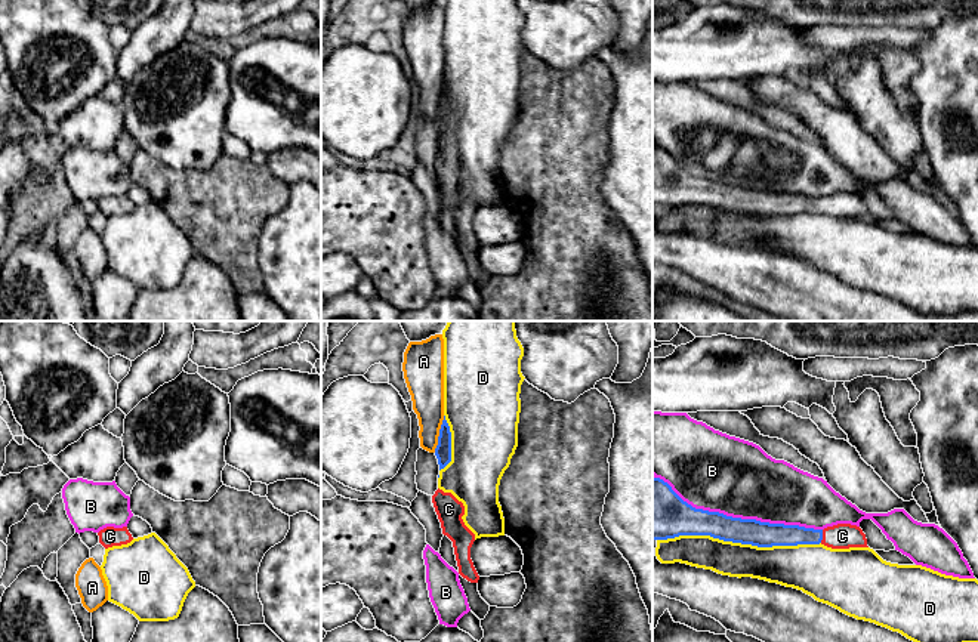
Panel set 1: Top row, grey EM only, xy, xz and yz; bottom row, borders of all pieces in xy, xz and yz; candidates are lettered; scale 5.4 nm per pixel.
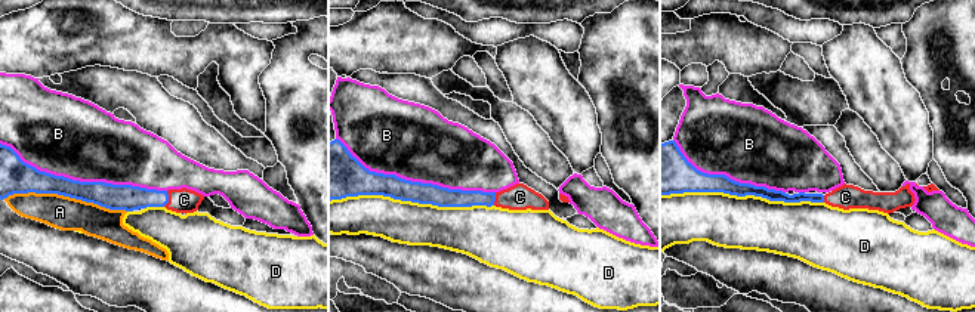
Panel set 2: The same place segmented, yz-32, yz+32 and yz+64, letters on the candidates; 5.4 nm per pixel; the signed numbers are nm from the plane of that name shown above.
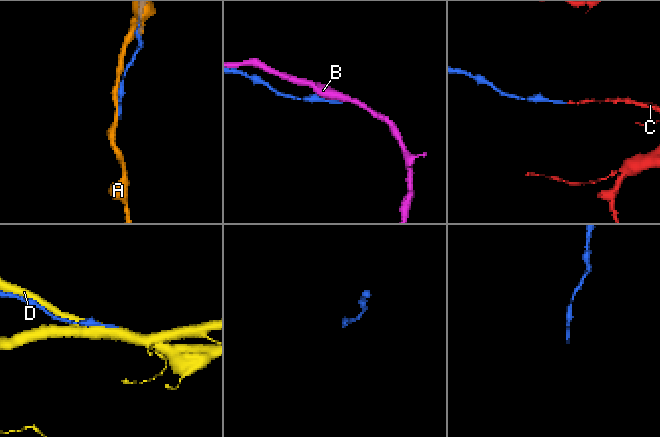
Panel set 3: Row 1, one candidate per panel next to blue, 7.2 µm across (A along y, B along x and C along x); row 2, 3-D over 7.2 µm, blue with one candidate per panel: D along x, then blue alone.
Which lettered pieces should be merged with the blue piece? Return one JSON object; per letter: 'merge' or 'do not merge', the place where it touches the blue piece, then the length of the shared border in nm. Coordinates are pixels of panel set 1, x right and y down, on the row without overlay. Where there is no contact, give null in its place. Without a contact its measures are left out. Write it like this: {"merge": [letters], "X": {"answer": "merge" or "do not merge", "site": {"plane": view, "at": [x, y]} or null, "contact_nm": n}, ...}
{"merge": ["C"], "A": {"answer": "do not merge", "site": {"plane": "xz", "at": [440, 102]}, "contact_nm": 200}, "B": {"answer": "do not merge", "site": {"plane": "yz", "at": [739, 187]}, "contact_nm": 950}, "C": {"answer": "merge", "site": {"plane": "yz", "at": [821, 204]}, "contact_nm": 70}, "D": {"answer": "do not merge", "site": {"plane": "yz", "at": [739, 210]}, "contact_nm": 900}}

